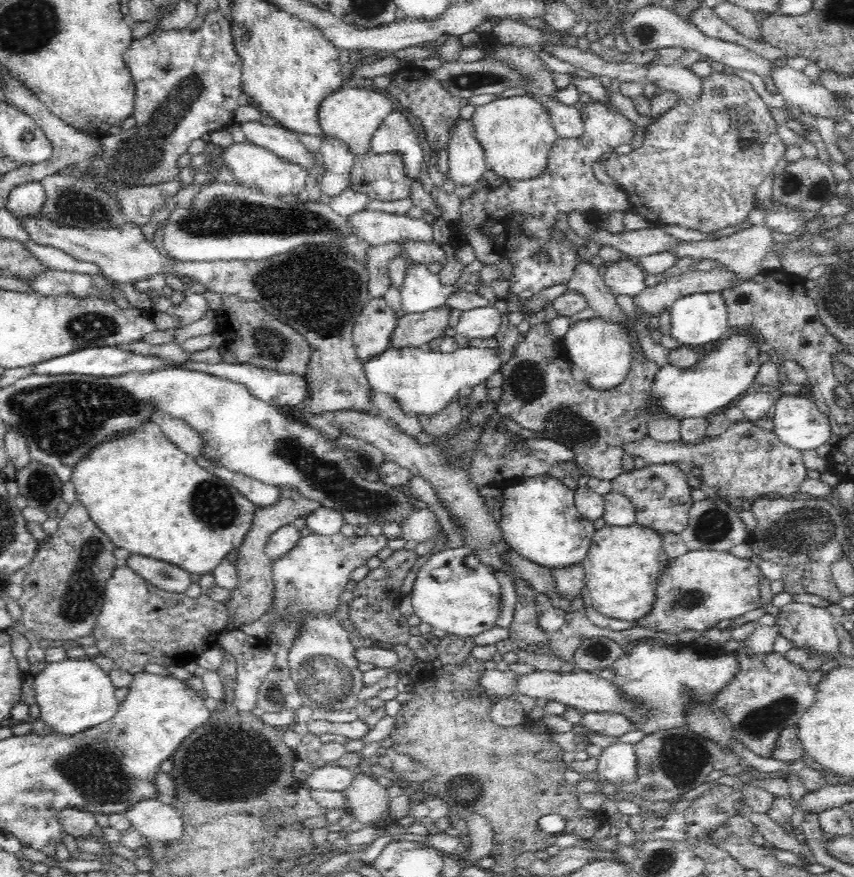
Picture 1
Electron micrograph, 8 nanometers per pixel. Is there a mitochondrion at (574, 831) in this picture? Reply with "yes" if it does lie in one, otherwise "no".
no

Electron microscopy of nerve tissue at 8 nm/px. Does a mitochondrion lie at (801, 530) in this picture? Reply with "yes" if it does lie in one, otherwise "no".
yes

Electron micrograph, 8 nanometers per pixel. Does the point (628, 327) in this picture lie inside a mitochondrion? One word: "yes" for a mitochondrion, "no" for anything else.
no

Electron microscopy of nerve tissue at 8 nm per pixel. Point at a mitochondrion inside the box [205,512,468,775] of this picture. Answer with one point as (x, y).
(329, 678)

